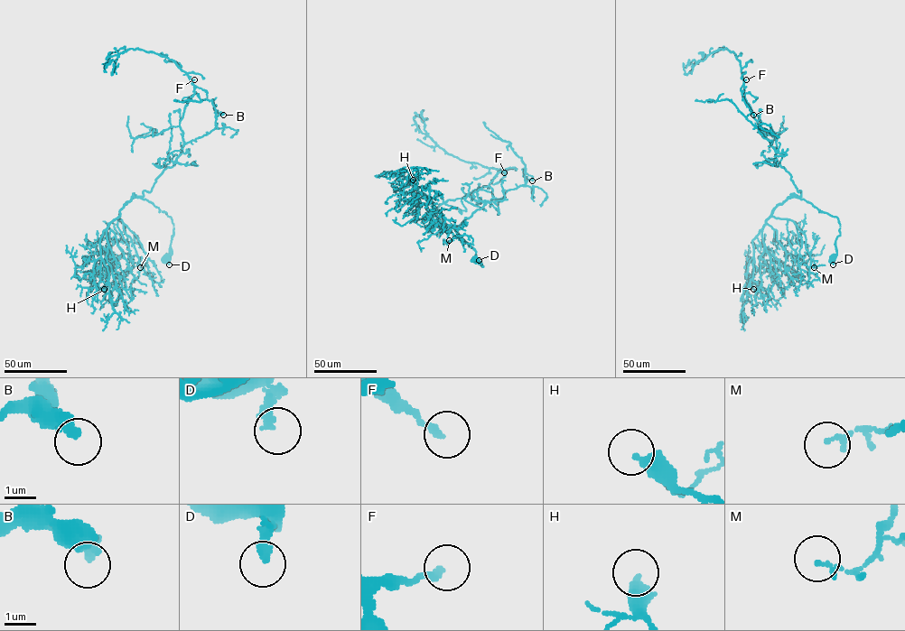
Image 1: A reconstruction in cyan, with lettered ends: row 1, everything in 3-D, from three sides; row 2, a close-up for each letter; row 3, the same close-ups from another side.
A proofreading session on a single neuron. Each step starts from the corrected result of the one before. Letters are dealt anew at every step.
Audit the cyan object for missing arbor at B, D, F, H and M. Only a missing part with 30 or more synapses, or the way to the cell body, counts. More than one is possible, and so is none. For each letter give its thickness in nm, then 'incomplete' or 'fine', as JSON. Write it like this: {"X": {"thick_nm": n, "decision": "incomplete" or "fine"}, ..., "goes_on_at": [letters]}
{"B": {"thick_nm": 400, "decision": "fine"}, "D": {"thick_nm": 240, "decision": "fine"}, "F": {"thick_nm": 190, "decision": "fine"}, "H": {"thick_nm": 400, "decision": "fine"}, "M": {"thick_nm": 160, "decision": "fine"}, "goes_on_at": []}

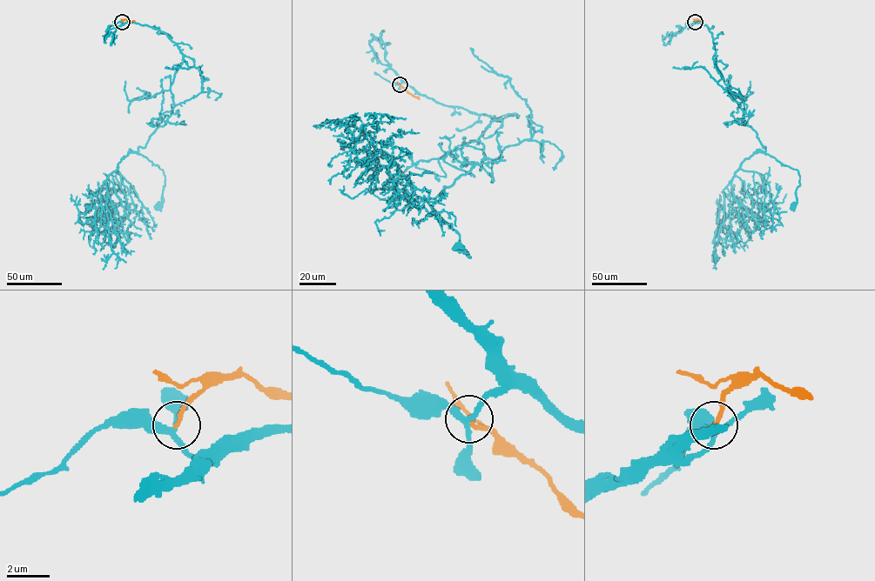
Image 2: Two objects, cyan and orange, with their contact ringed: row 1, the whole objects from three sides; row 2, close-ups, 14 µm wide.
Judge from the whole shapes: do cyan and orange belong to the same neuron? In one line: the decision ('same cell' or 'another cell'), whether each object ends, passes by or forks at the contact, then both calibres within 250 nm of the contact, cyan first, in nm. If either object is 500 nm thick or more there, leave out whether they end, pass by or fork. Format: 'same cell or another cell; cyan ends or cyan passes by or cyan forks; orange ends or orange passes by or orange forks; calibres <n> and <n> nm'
another cell; cyan forks; orange ends; calibres 220 and 190 nm

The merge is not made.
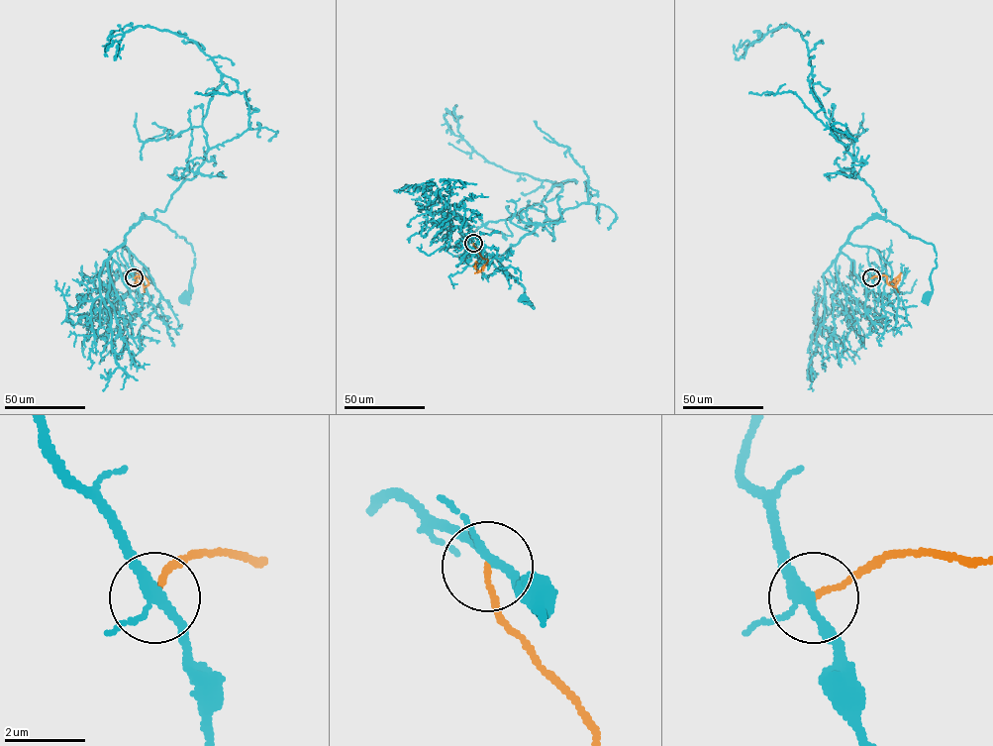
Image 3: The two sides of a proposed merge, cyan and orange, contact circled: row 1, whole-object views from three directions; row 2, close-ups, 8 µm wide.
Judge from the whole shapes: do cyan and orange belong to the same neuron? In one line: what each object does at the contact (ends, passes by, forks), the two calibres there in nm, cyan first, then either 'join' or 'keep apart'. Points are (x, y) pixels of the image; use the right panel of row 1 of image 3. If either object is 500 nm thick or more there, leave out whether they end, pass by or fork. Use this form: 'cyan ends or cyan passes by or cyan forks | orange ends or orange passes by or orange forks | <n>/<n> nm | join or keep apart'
cyan forks | orange ends | 200/130 nm | keep apart

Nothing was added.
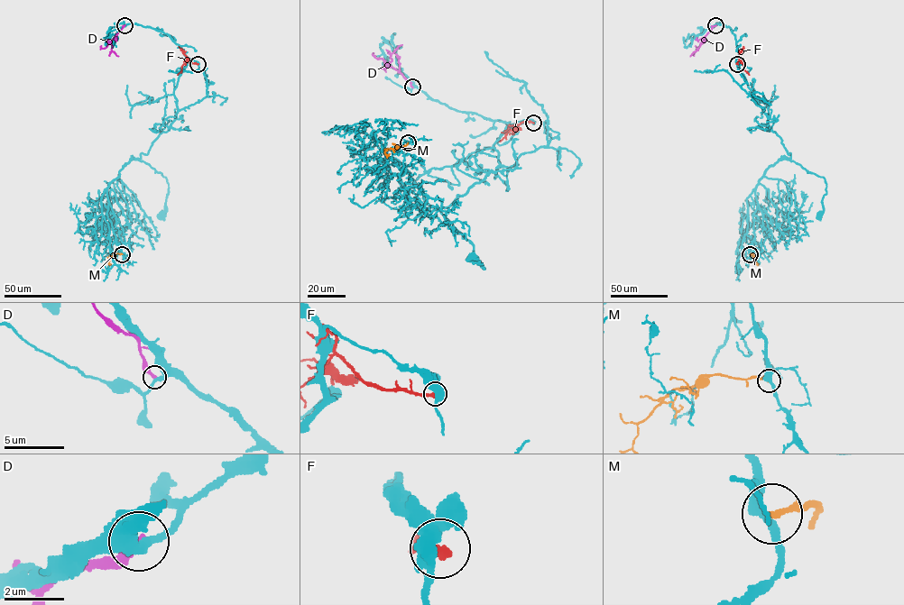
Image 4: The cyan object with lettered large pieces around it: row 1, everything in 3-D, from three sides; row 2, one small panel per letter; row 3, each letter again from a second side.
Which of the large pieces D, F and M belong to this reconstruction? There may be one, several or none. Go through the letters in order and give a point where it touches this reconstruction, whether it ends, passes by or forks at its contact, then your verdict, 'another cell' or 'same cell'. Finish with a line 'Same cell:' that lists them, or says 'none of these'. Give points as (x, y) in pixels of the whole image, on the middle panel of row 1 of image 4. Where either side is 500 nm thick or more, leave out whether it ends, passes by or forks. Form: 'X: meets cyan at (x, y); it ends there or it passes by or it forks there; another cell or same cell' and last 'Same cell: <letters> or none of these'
D: meets cyan at (412, 87); it ends there; another cell
F: meets cyan at (533, 123); another cell
M: meets cyan at (408, 142); it ends there; another cell
Same cell: none of these

